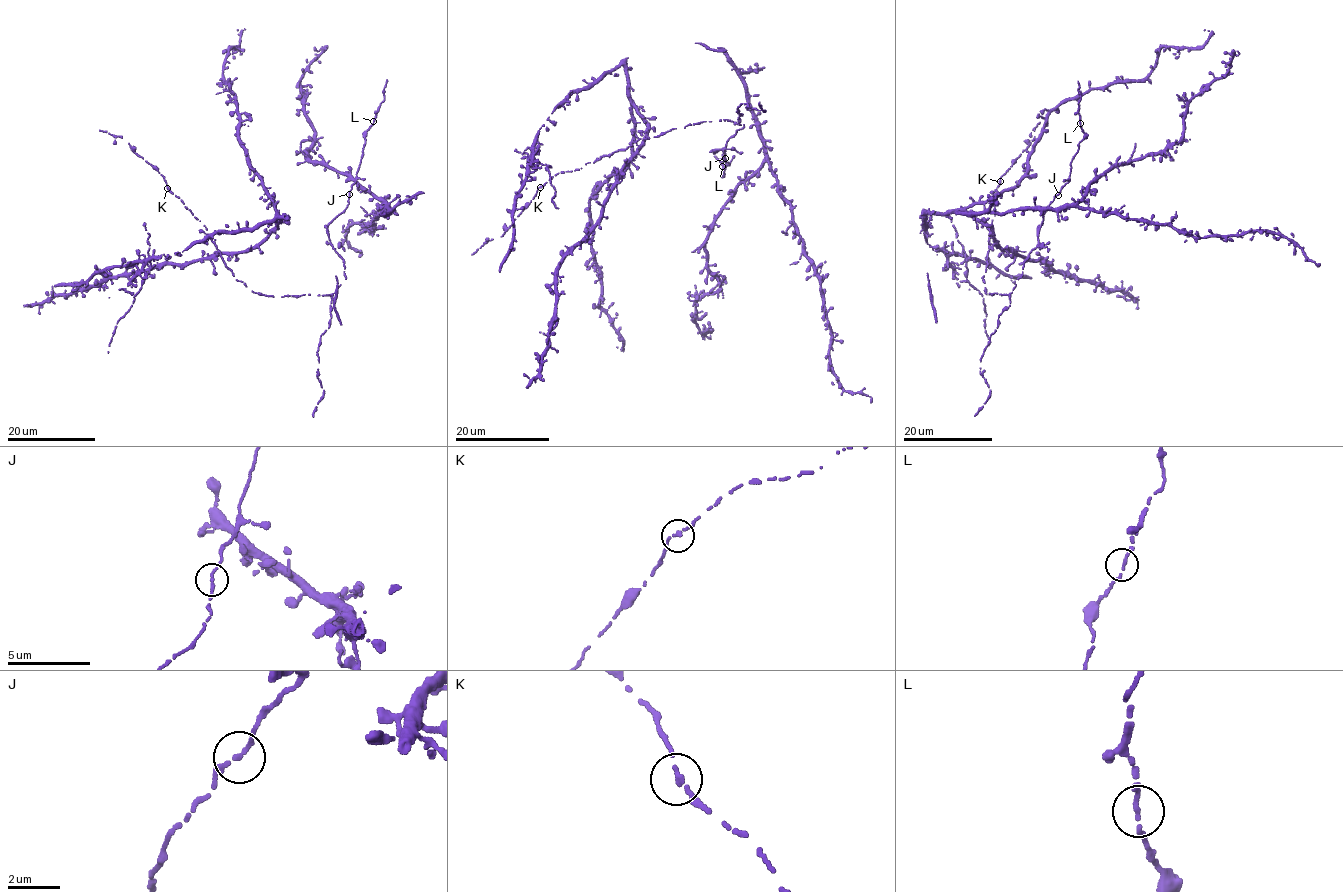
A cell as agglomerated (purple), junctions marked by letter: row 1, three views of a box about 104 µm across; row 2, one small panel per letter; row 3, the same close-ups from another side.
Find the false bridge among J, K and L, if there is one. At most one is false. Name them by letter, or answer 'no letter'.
no letter

